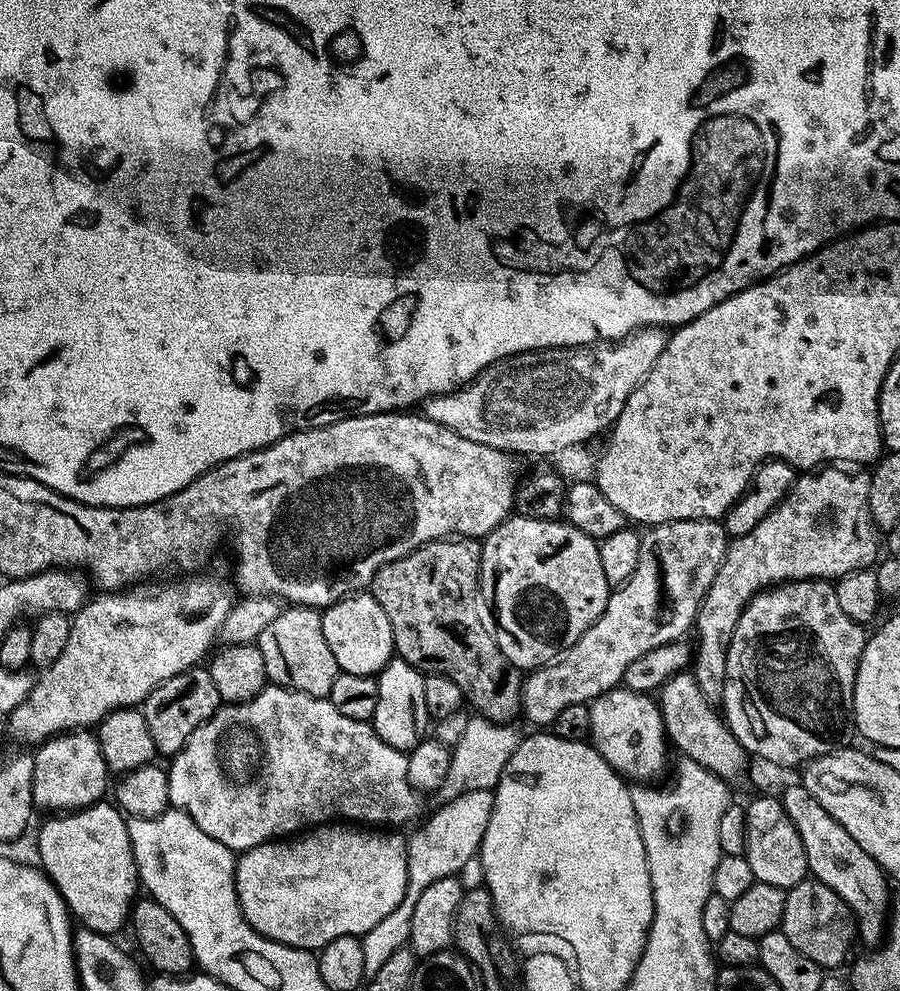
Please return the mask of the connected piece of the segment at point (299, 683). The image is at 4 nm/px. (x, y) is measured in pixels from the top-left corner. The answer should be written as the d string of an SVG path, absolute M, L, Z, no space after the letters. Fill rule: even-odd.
M285 607L278 618L262 630L258 643L262 658L266 661L266 674L273 685L311 696L328 697L340 667L338 662L334 662L330 646L326 646L326 634L322 634L322 615L317 609Z

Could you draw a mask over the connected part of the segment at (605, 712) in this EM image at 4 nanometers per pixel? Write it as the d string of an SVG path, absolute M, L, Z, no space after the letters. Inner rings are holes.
M618 686L591 701L589 708L589 741L613 769L634 782L653 781L663 772L670 748L659 703L651 695Z

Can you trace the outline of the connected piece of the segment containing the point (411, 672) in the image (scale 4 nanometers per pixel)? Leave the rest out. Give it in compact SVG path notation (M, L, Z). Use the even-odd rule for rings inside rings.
M393 658L378 673L378 707L370 721L373 730L394 750L411 752L414 746L426 739L430 732L430 717L426 710L424 693L425 673L419 672L410 662Z

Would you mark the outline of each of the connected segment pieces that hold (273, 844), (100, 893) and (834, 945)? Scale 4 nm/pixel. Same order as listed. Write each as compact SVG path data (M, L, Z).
M329 822L313 827L303 834L293 835L291 838L270 840L267 844L254 846L248 852L239 853L236 861L236 893L240 903L240 913L246 918L246 922L258 934L270 938L279 944L285 944L291 948L306 948L319 950L325 948L334 938L343 936L363 937L364 933L374 930L398 902L402 902L402 894L406 894L406 882L408 881L408 840L400 837L396 830L373 830L368 826L353 826L348 822Z
M101 802L75 812L52 814L47 819L36 836L39 867L83 927L103 936L116 934L129 923L132 905L142 888L124 813L115 803Z
M805 878L798 882L798 886L787 889L784 897L786 910L782 914L779 931L784 932L792 945L810 958L810 962L818 962L818 966L825 970L838 967L847 958L852 939L855 941L858 936L852 909L842 902L842 898L830 886L813 878Z

